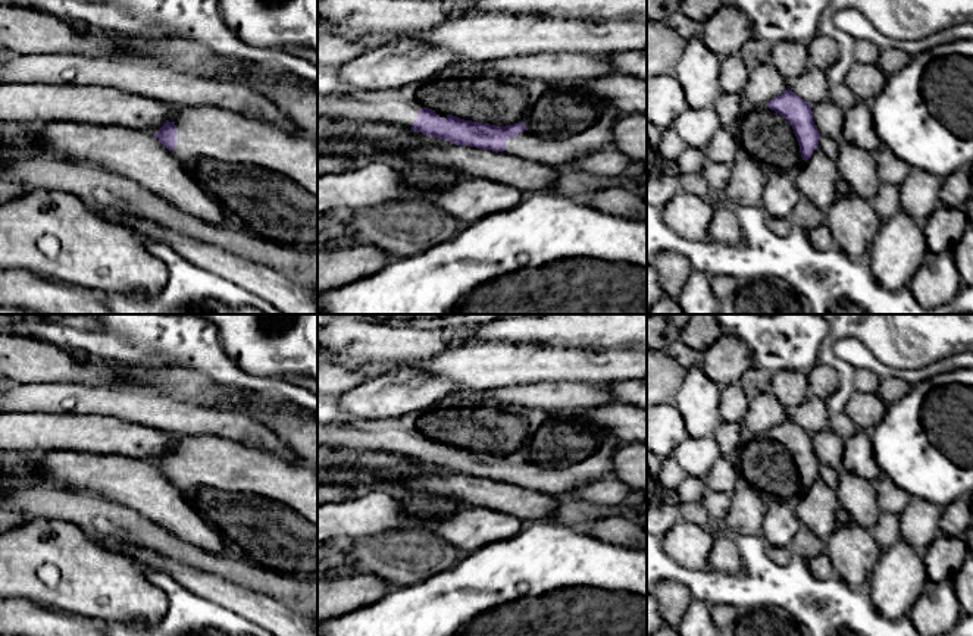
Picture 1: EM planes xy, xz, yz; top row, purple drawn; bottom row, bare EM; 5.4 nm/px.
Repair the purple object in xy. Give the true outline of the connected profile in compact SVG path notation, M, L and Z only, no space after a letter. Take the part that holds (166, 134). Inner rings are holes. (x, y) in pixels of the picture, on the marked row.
M178 106L176 120L166 120L153 135L184 165L197 163L203 157L231 165L253 165L285 176L317 197L317 142L290 134L263 119L215 106Z

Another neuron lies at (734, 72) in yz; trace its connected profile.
M741 53L730 54L720 60L719 87L722 93L742 93L750 76Z

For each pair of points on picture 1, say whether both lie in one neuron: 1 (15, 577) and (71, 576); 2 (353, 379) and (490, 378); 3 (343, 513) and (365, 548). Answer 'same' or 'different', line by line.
1: same
2: different
3: different

